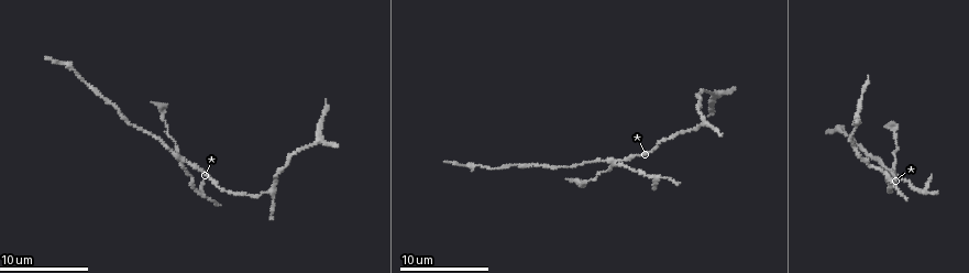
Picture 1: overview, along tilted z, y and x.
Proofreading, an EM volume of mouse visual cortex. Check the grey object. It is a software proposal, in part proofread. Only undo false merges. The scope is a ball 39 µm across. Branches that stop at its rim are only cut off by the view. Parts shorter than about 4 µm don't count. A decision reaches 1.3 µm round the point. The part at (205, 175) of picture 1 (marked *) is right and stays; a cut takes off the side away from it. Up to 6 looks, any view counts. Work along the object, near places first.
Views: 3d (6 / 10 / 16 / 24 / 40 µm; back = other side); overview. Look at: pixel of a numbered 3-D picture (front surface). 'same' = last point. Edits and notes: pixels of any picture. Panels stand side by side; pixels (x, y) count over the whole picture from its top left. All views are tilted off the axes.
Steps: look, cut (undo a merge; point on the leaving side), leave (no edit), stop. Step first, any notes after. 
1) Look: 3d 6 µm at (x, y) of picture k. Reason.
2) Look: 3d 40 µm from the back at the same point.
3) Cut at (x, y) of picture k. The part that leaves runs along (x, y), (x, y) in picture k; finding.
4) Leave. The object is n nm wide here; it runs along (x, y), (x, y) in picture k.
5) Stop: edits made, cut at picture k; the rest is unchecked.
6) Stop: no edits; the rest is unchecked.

Look: 3d 16 µm at (618, 165) of picture 1. Four or more arms meet.

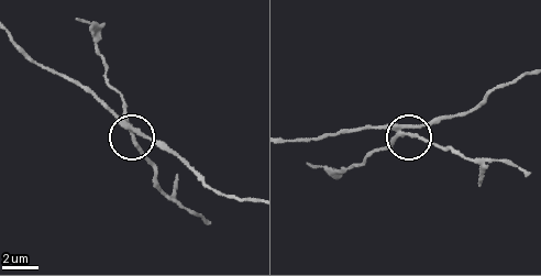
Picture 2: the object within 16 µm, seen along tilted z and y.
Cut at (127, 103) of picture 2. The object is 220 nm wide here; two neurons meet here.

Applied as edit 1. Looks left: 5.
Look: 3d 16 µm at (503, 168) of picture 1. Calibre changes.

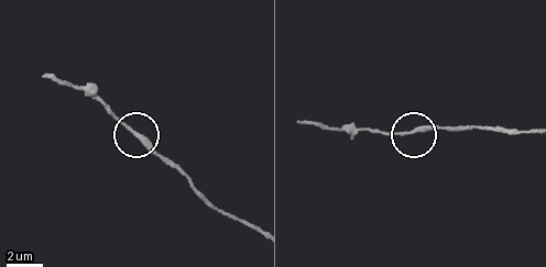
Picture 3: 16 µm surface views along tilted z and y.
Leave. Continuous, no second neuron.

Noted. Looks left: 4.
Look: 3d 6 µm at (852, 142) of picture 1. Thick turns thin.

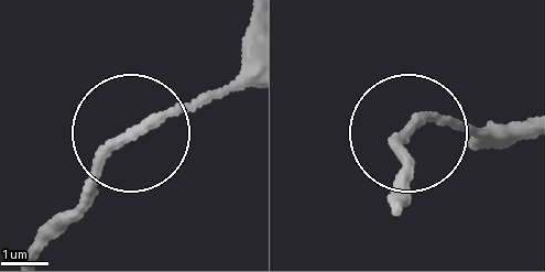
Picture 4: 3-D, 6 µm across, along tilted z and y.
Leave. It runs along (43, 246), (106, 159), (152, 119), (229, 84) in picture 4; one neuron here.

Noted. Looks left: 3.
Stop: edits made, cut at picture 2; the rest is unchecked.

